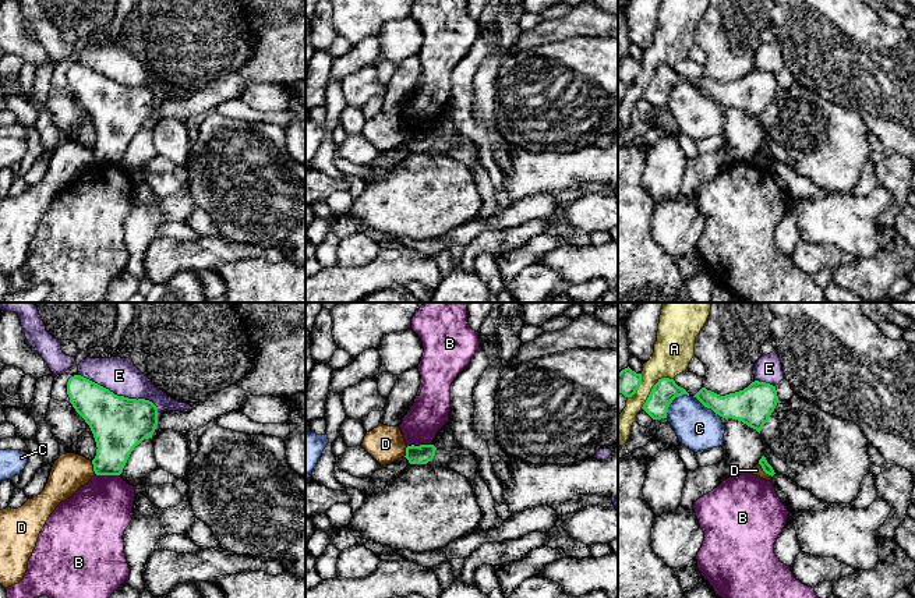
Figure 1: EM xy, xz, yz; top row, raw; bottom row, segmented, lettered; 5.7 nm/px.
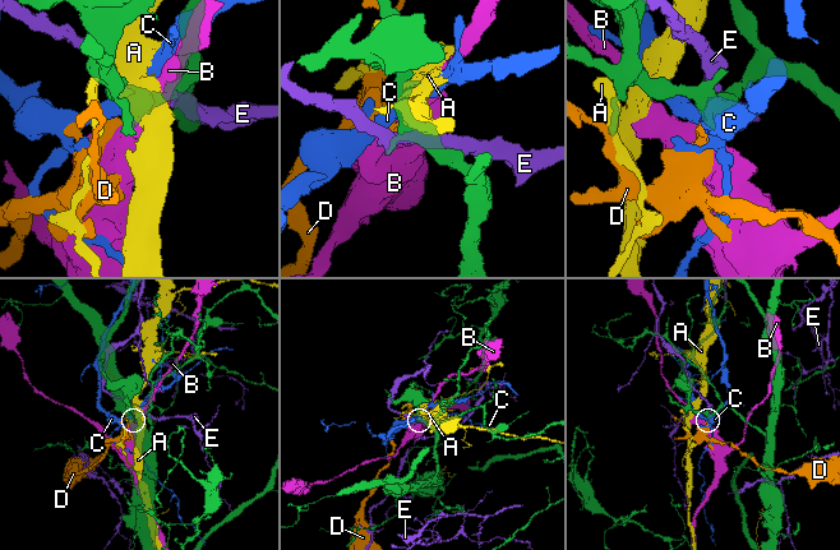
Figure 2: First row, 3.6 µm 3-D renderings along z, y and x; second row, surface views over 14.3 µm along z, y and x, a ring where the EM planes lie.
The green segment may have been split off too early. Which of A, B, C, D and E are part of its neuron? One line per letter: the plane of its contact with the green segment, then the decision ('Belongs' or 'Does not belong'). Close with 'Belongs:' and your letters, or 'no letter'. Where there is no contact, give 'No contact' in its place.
A: Touches green in yz. Does not belong
B: Touches green in xy. Does not belong
C: Touches green in yz. Does not belong
D: Touches green in yz. Does not belong
E: Touches green in xy. Does not belong
Belongs: no letter

